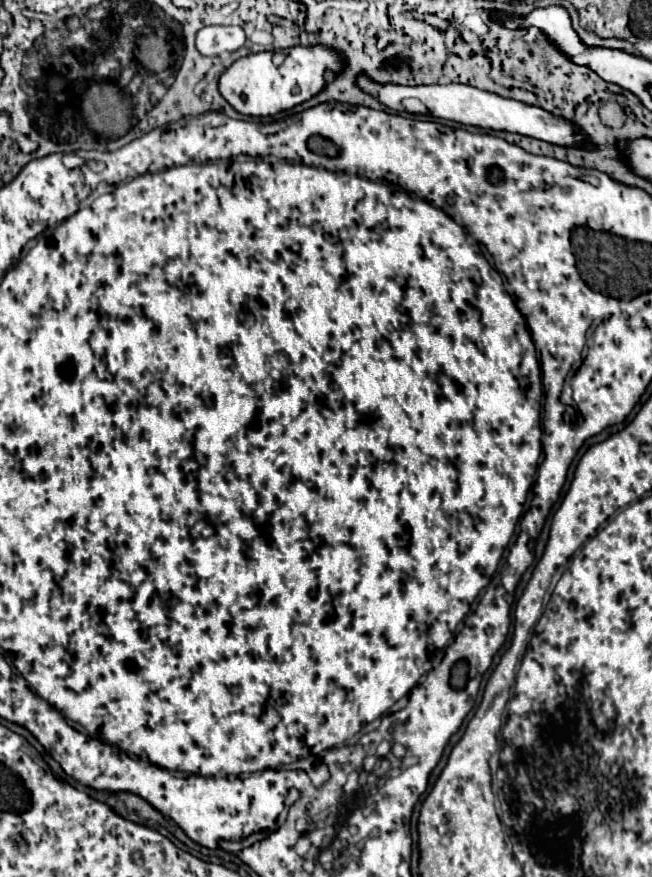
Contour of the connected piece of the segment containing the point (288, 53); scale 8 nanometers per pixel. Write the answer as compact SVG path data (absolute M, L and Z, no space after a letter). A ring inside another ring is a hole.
M293 46L281 50L281 66L273 64L273 52L257 52L233 62L219 80L219 92L223 98L245 116L275 116L281 110L289 110L305 100L311 100L325 86L325 70L331 70L333 76L339 76L347 68L347 58L341 52L335 52L329 46Z

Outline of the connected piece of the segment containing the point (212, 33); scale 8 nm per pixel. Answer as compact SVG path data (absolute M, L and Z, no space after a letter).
M207 26L197 32L195 44L203 56L221 56L239 50L245 44L245 32L239 26Z

